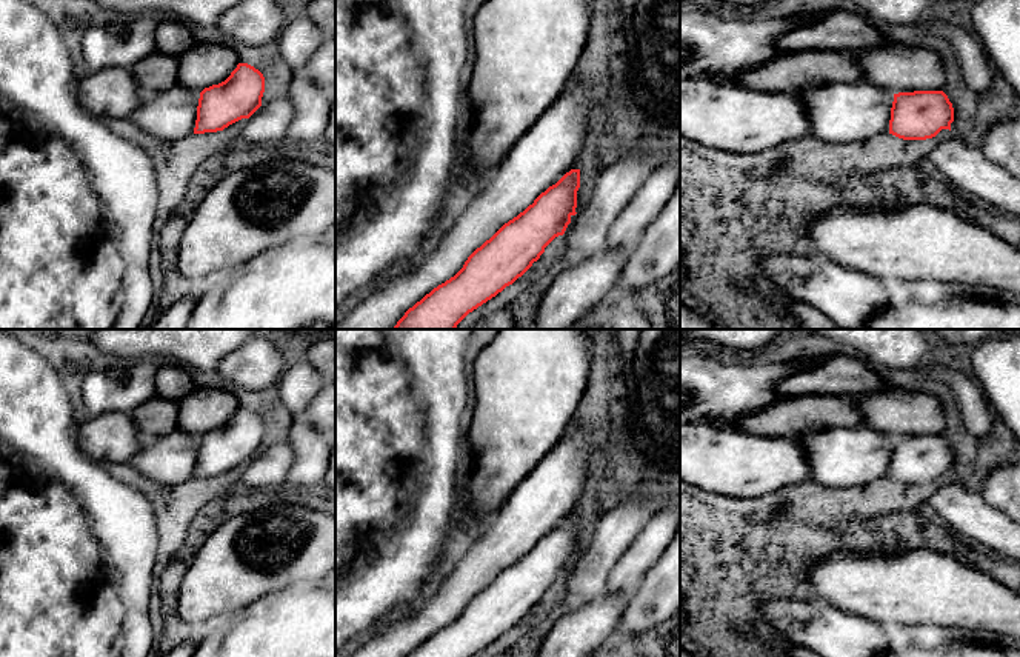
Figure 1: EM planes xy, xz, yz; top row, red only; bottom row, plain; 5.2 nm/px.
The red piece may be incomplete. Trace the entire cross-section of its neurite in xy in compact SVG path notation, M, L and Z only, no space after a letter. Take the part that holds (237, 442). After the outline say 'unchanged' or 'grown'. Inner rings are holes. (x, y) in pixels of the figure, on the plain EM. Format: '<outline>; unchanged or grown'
M238 408L225 426L200 437L194 479L223 475L249 463L262 451L263 437L263 419L248 408Z; unchanged

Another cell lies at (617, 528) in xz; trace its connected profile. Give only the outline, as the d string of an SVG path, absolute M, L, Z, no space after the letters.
M635 494L625 495L617 506L603 511L589 545L563 579L563 606L574 611L602 597L612 568L657 514L651 500Z

